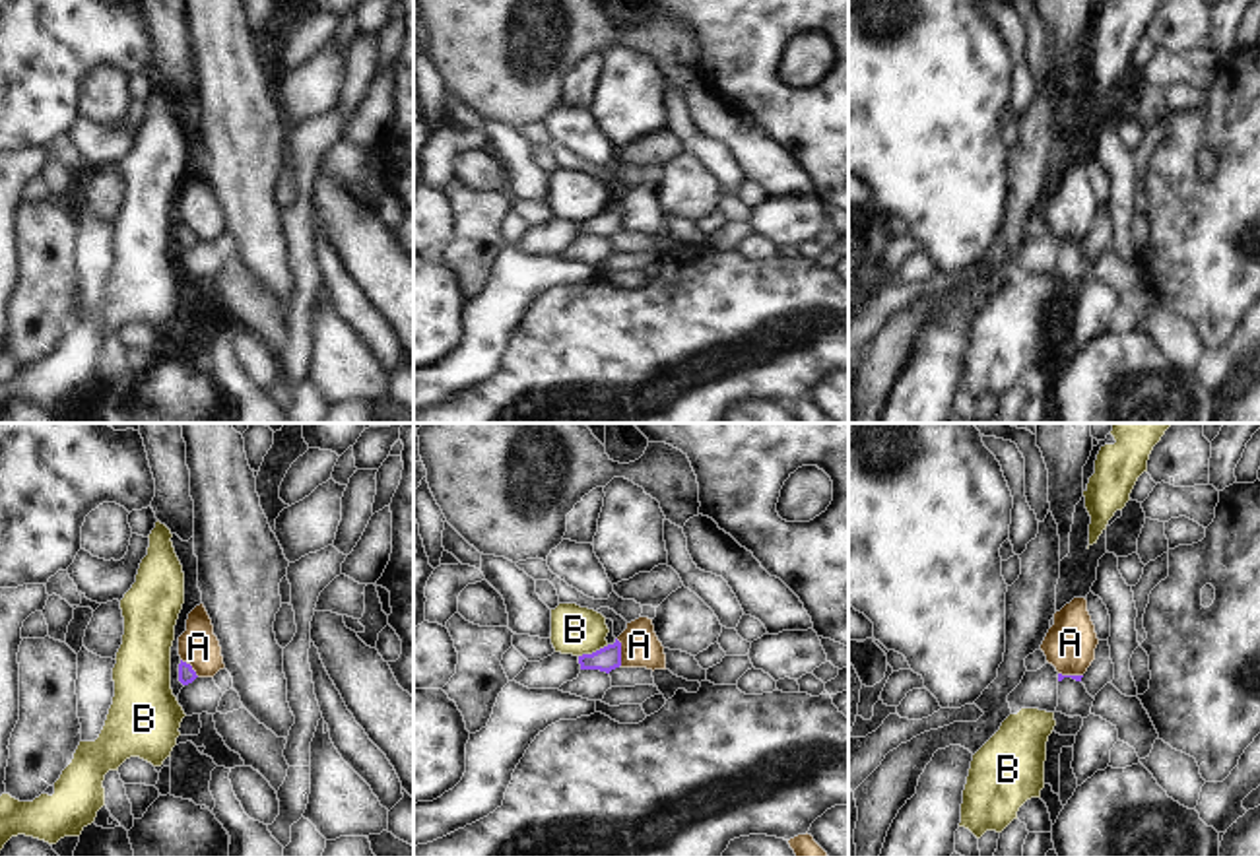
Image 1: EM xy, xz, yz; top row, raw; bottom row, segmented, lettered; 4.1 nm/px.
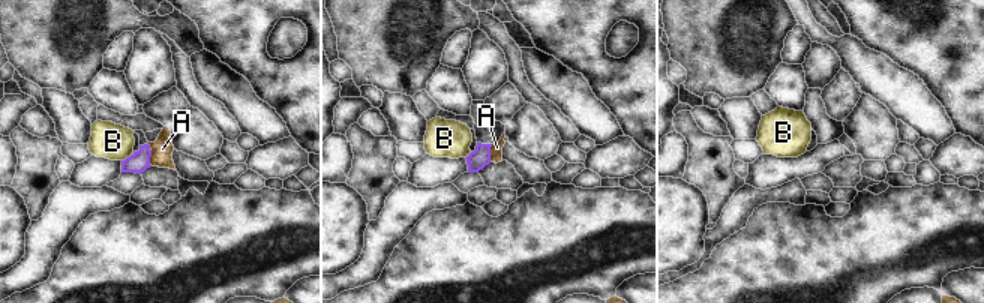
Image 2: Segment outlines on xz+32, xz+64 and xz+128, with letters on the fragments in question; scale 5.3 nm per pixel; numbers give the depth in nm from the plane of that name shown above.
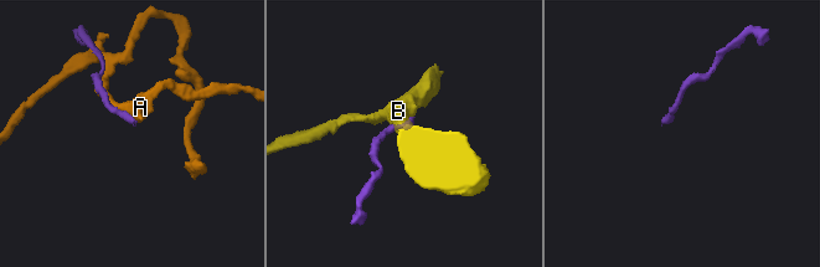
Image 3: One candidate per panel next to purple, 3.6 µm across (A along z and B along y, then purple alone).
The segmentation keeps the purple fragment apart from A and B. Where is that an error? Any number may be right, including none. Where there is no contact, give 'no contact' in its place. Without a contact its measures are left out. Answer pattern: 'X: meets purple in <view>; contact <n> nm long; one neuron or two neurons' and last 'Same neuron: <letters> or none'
A: meets purple in xz; contact 110 nm long; two neurons
B: meets purple in xz; contact 140 nm long; two neurons
Same neuron: none

